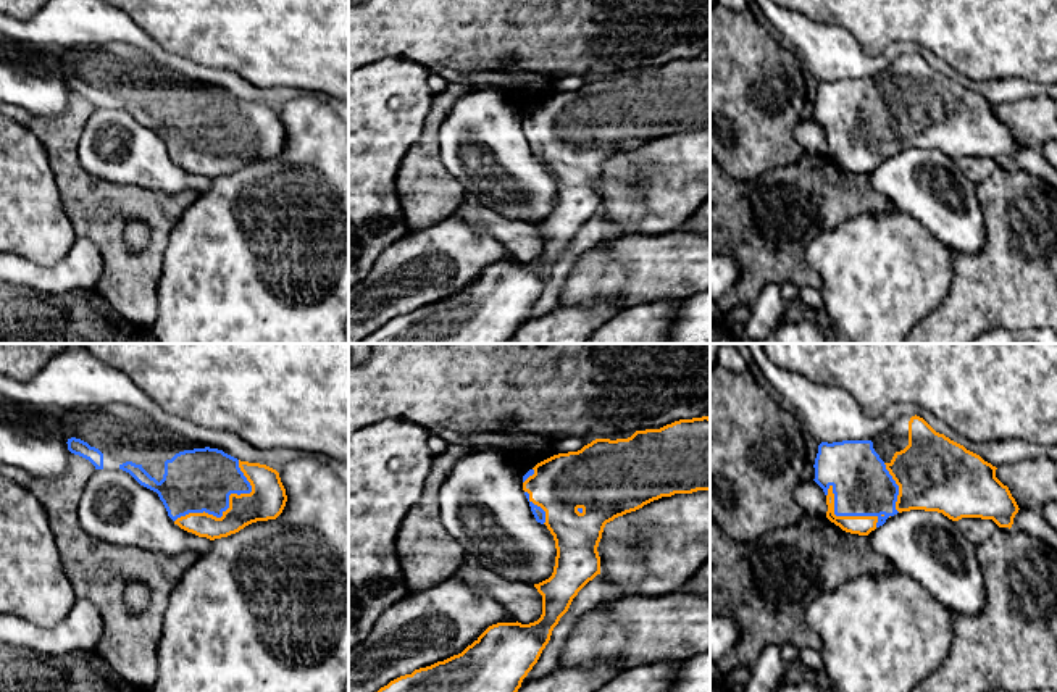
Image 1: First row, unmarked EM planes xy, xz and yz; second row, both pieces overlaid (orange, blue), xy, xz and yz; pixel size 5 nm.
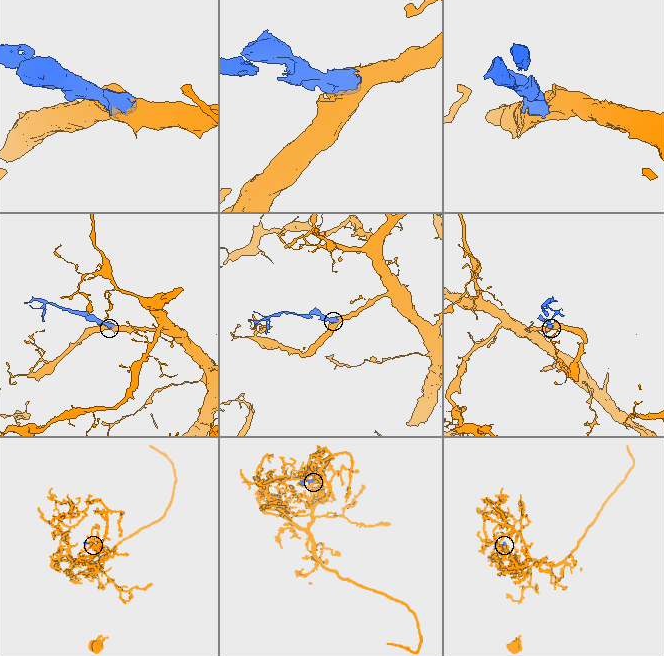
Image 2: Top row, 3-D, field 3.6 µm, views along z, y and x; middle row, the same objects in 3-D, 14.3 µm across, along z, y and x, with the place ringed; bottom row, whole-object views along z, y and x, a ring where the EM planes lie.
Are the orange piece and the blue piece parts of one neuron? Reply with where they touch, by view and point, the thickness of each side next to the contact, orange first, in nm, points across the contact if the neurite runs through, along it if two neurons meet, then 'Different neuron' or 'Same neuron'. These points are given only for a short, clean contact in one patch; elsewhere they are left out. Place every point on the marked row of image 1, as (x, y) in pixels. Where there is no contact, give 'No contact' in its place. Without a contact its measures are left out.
Touches orange at xy (229, 504). Thickness 190 nm (orange) against 320 nm. Same neuron

